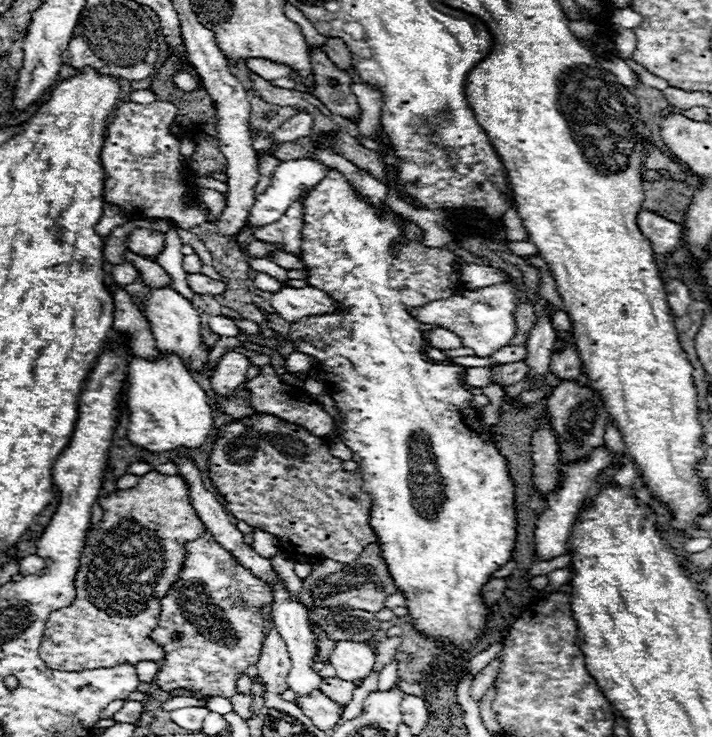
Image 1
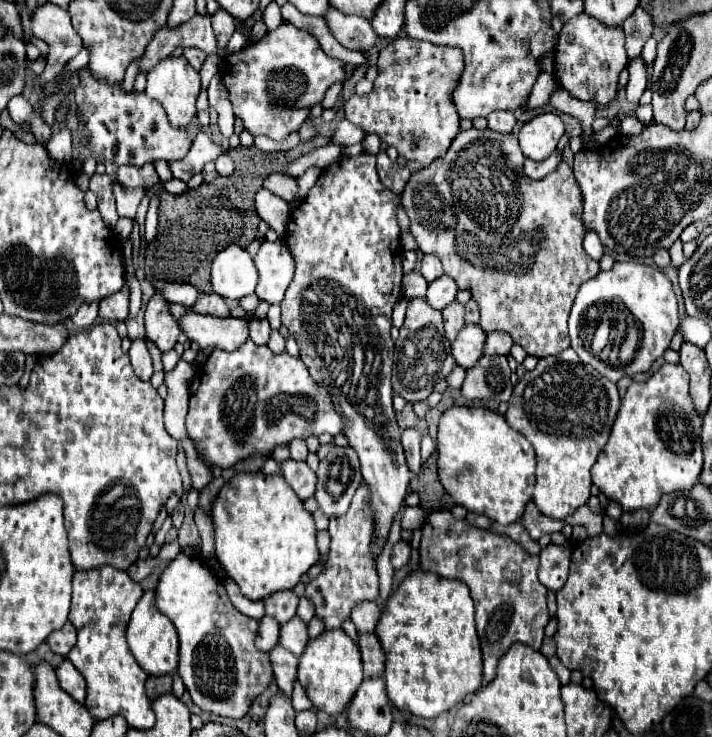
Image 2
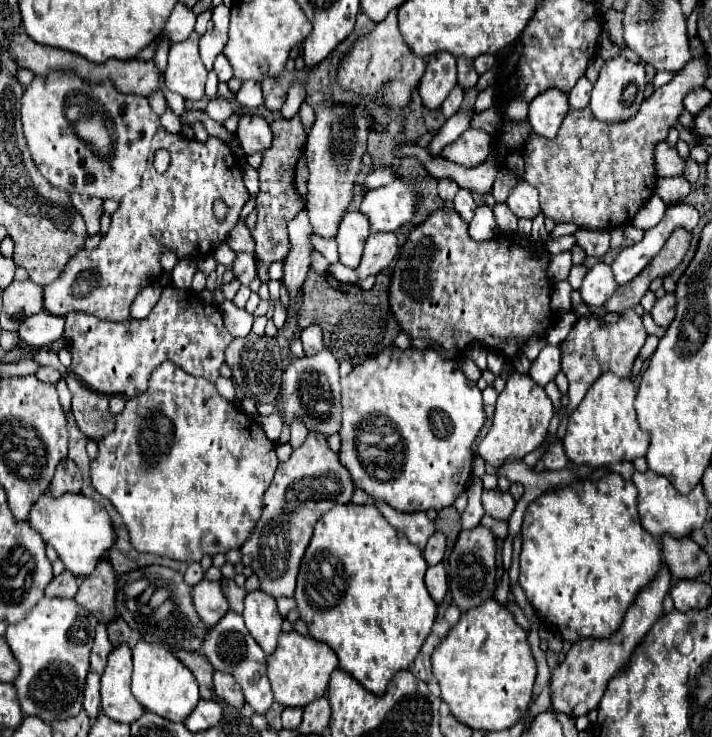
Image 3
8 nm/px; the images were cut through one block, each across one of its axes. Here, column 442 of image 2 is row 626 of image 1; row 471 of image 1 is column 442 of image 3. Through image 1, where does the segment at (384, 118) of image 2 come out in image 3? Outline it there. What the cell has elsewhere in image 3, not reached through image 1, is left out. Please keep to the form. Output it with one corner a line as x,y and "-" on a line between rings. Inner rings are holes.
468,128
452,146
446,146
442,150
442,156
456,164
476,168
492,154
492,150
494,138
490,134
486,134
484,130

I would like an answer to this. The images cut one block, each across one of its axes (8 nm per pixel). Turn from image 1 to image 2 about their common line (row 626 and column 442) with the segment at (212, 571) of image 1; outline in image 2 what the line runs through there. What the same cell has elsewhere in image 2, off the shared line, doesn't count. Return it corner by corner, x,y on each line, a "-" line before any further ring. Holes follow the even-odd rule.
470,128
470,130
464,130
460,132
448,152
440,158
436,158
430,166
426,166
424,170
420,170
418,174
412,174
410,182
406,184
404,192
402,192
402,204
404,204
404,210
412,222
410,226
410,232
412,236
416,238
420,250
424,254
436,254
444,266
444,272
448,276
452,276
456,282
458,282
458,288
468,288
472,290
472,298
478,302
480,306
480,326
484,332
506,332
510,334
510,338
514,340
514,344
520,344
530,356
536,356
536,358
544,358
544,356
552,356
552,354
560,354
562,350
570,348
570,338
568,338
568,314
570,314
570,308
572,308
572,302
574,302
574,296
580,288
580,284
584,284
586,280
594,278
600,268
598,268
598,262
592,260
584,248
582,248
582,238
586,234
584,226
582,226
582,194
580,194
580,188
576,184
576,178
572,174
572,168
562,162
558,164
558,170
550,172
546,178
542,180
528,180
524,178
518,170
522,170
522,162
524,162
524,154
518,146
518,140
514,134
496,134
492,130
476,130
476,128

